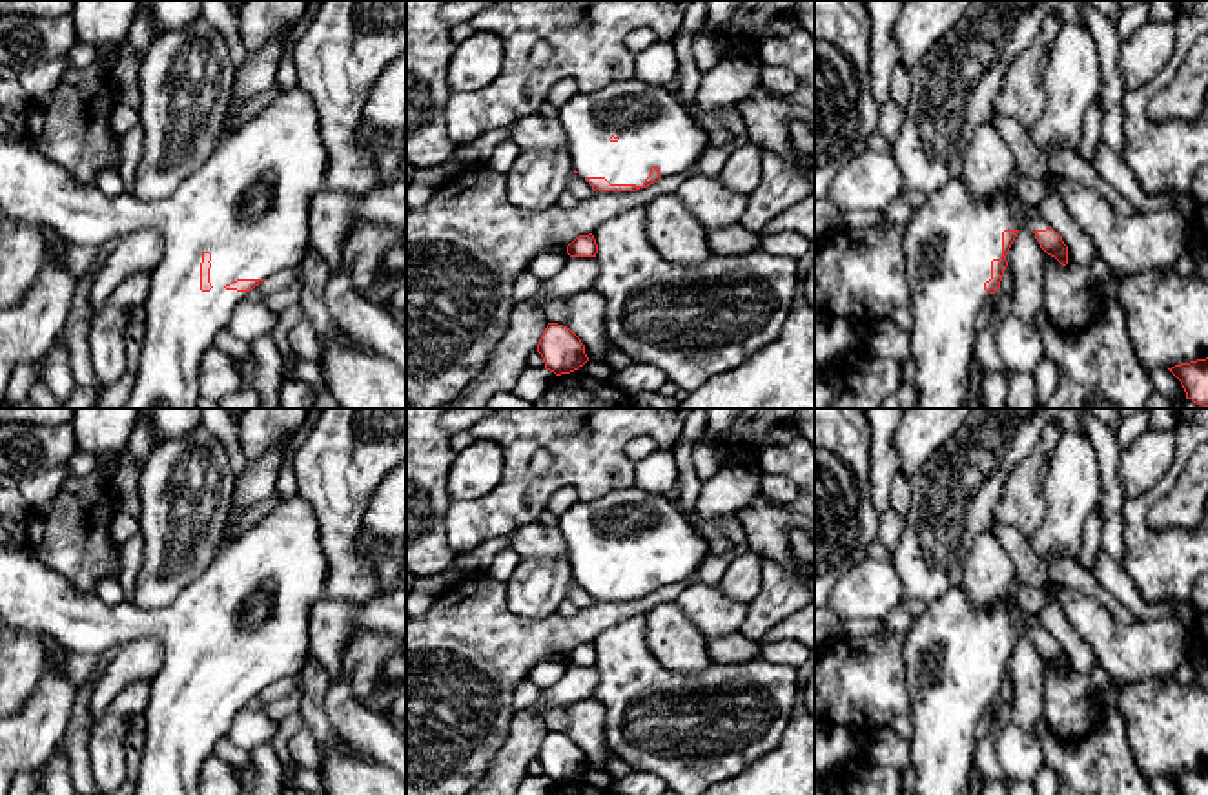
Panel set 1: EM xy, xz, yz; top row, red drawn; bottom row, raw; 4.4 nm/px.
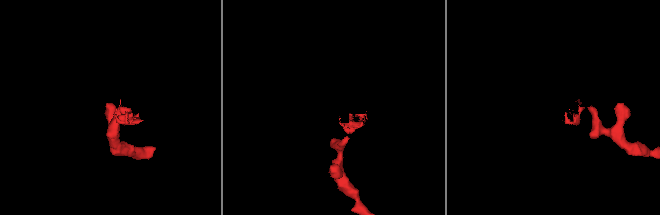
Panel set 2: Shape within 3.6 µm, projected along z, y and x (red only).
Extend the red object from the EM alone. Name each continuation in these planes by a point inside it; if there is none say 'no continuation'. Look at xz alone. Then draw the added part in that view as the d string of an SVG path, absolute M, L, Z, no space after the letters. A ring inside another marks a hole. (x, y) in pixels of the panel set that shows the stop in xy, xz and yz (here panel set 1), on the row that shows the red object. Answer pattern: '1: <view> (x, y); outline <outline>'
1: xz (655, 130); outline M638 78L578 91L559 108L567 151L579 177L643 186L652 166L660 177L696 168L711 144L676 93Z

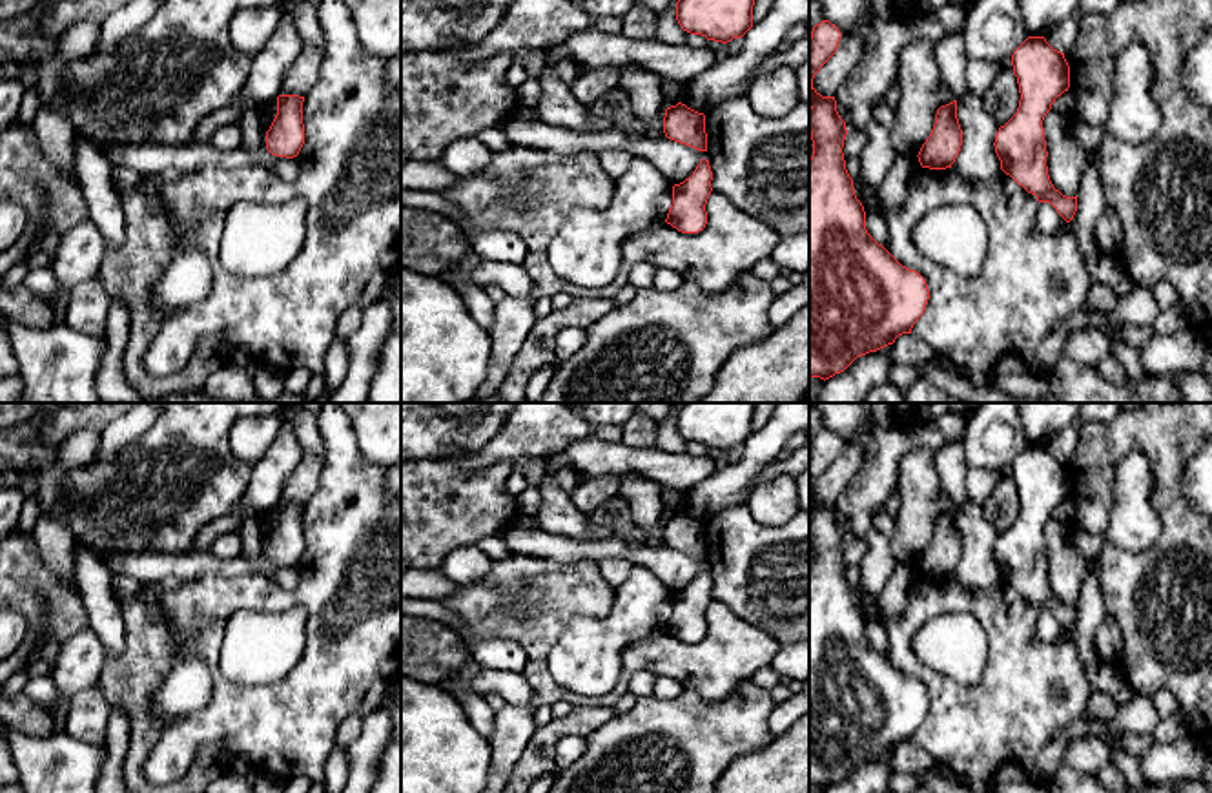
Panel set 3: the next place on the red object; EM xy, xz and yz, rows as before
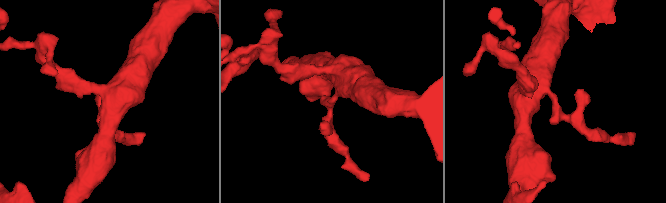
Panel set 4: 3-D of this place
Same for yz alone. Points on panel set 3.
no continuation

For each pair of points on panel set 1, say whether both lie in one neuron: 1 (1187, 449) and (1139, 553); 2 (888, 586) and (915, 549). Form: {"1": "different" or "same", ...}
{"1": "same", "2": "different"}

